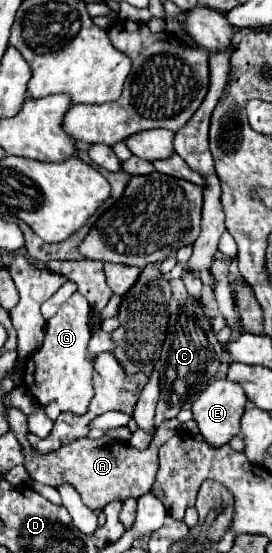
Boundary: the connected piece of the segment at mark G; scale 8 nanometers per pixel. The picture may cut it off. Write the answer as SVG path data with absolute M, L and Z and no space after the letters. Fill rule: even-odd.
M75 291L69 301L65 301L57 315L47 321L45 327L45 339L41 349L27 361L25 373L23 373L23 385L29 389L29 393L37 399L39 405L49 405L51 401L61 403L63 413L75 413L83 415L87 411L87 405L93 397L93 363L97 355L87 353L87 345L91 339L91 329L89 329L89 315L91 307L87 299Z

